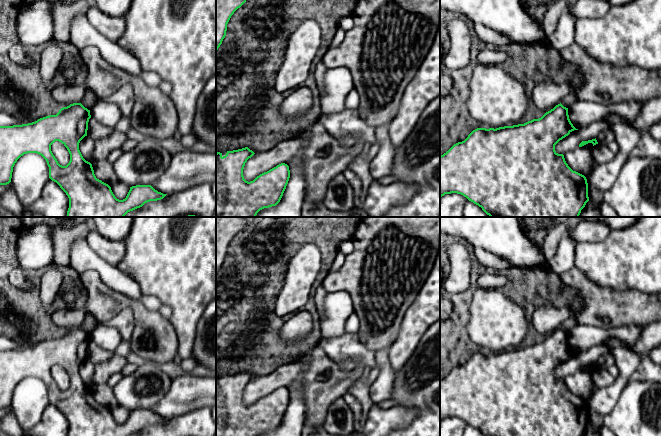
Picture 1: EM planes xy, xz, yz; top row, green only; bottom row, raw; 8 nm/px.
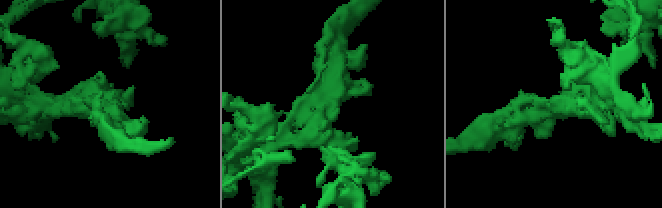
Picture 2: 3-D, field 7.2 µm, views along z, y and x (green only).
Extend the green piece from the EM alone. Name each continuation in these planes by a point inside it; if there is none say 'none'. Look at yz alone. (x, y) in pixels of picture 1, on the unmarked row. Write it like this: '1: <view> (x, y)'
none

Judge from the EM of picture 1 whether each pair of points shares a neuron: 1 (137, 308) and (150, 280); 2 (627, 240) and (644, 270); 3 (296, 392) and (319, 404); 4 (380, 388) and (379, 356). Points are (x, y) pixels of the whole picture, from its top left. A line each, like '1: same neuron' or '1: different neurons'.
1: different neurons
2: same neuron
3: different neurons
4: same neuron

